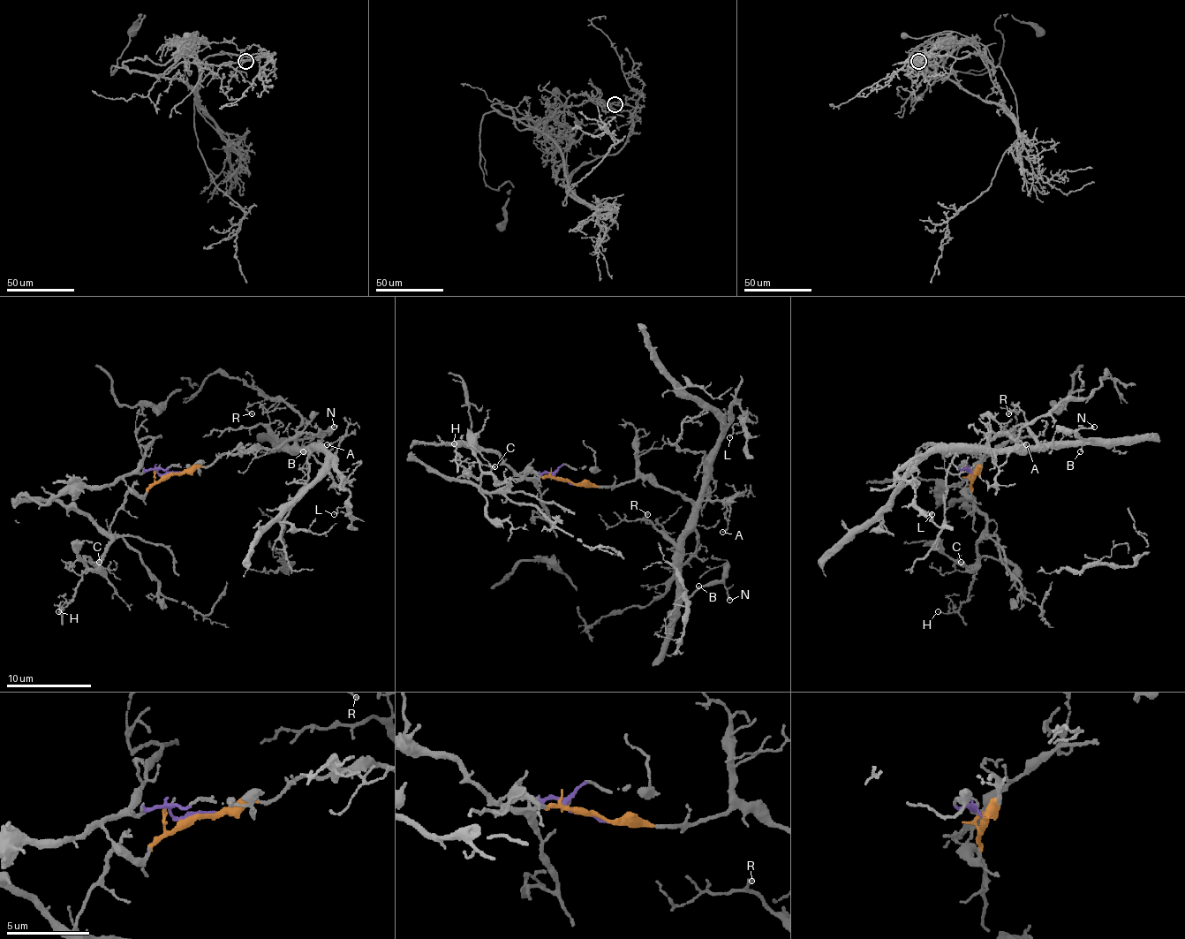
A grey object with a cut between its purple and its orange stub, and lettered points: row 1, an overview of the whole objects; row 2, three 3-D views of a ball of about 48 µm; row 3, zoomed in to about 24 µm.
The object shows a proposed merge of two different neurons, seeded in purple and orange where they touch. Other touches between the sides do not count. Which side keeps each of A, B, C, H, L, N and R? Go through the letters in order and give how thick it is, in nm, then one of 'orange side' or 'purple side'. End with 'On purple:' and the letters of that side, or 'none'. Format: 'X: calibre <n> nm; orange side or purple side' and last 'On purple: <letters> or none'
A: calibre 130 nm; orange side
B: calibre 100 nm; orange side
C: calibre 160 nm; purple side
H: calibre 100 nm; purple side
L: calibre 110 nm; orange side
N: calibre 170 nm; orange side
R: calibre 130 nm; orange side
On purple: C, H

